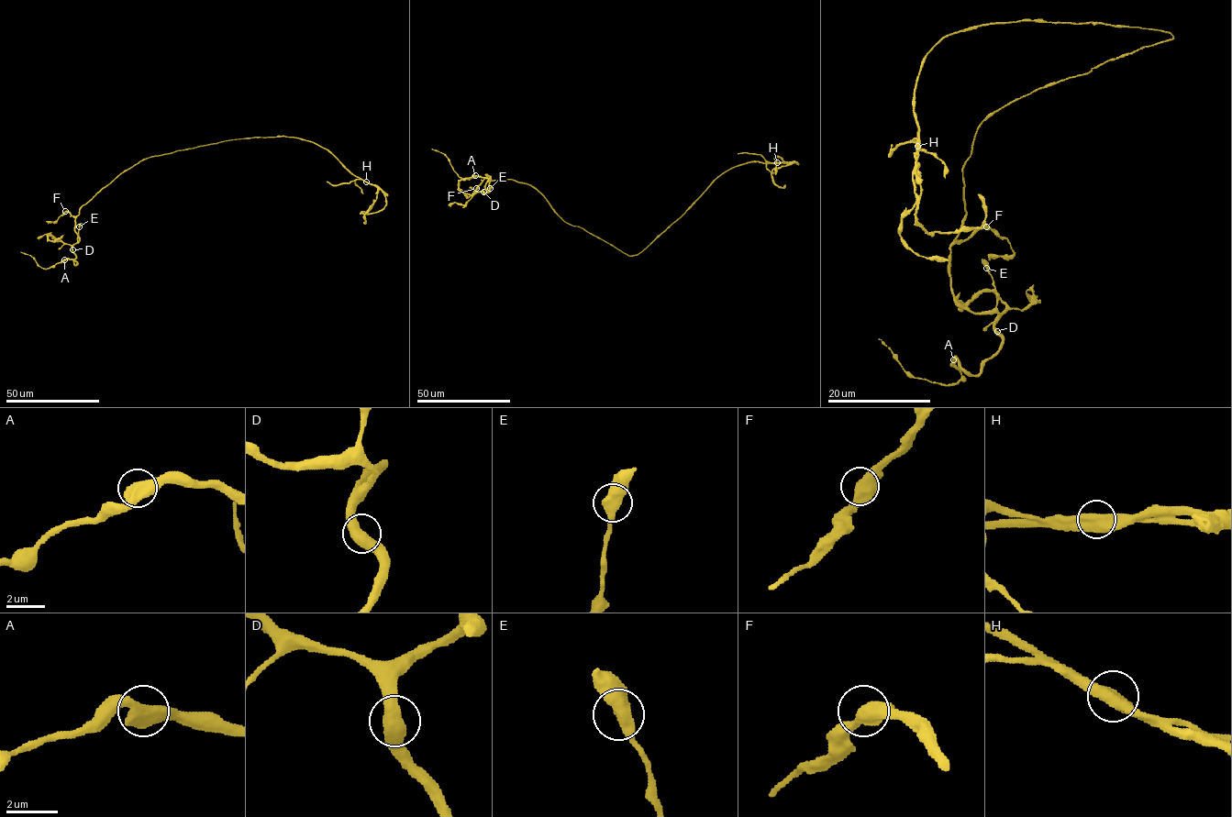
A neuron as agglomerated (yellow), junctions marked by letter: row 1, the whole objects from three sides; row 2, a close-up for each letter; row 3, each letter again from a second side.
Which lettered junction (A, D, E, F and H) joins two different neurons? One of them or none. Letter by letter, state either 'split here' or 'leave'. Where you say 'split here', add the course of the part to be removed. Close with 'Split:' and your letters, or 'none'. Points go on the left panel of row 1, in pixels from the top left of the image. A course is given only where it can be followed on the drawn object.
A: leave
D: leave
E: leave
F: leave
H: split here | (366, 182), (380, 189), (386, 205), (374, 213), (360, 213), (370, 209), (374, 199)
Split: H

